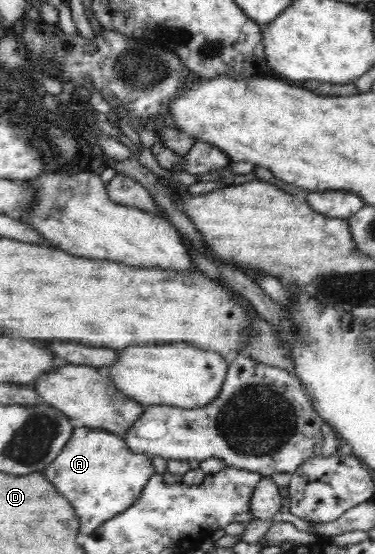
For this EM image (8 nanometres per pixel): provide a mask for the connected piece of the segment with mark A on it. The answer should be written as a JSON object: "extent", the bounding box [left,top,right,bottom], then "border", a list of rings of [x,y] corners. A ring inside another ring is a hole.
{"extent":[43,424,156,535],"border":[[[76,424],[70,440],[43,473],[73,506],[80,523],[78,533],[85,535],[94,533],[102,523],[131,507],[150,477],[156,474],[151,457],[131,451],[123,437],[80,424]]]}

